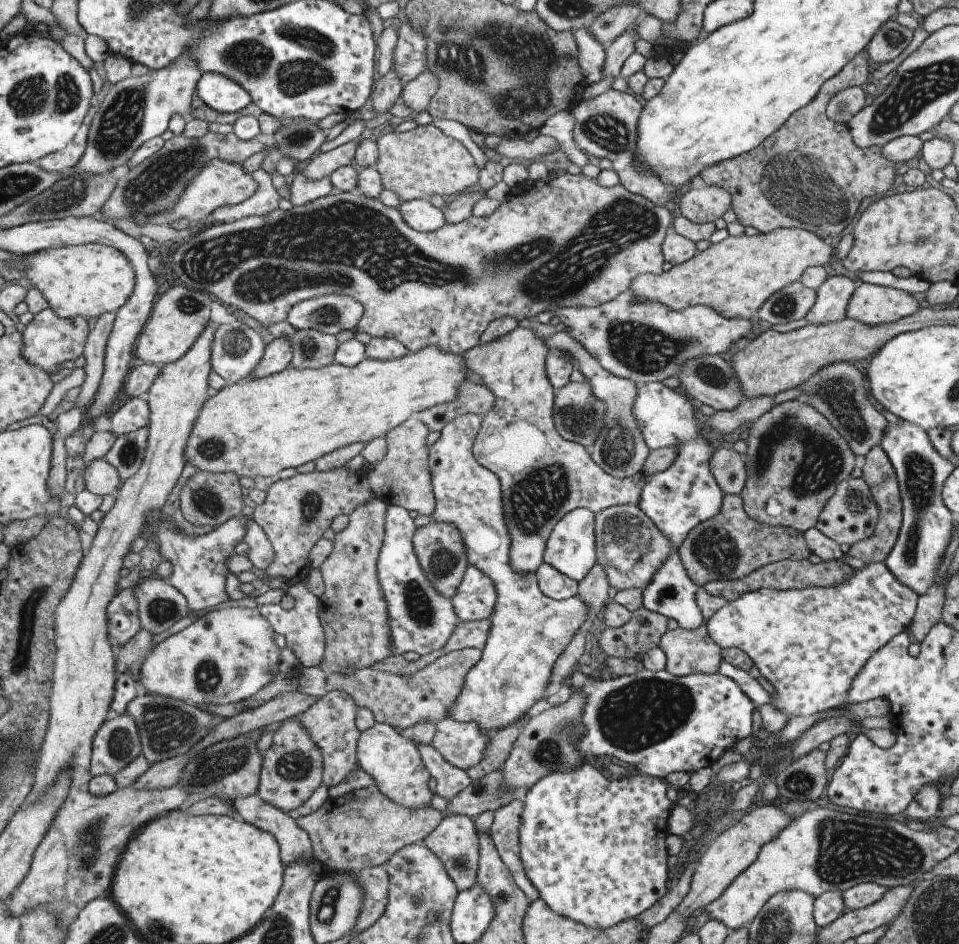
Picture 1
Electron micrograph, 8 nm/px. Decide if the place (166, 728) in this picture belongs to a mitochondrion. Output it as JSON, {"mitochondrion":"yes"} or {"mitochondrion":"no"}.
{"mitochondrion":"yes"}

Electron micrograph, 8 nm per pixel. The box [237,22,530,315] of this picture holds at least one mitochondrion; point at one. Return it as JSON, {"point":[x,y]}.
{"point":[297,138]}

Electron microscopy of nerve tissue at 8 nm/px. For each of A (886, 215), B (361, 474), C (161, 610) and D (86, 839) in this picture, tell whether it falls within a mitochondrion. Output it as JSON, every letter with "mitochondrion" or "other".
{"A":"other","B":"other","C":"mitochondrion","D":"mitochondrion"}

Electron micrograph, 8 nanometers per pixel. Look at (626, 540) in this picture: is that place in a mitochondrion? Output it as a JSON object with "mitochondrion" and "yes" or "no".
{"mitochondrion":"yes"}

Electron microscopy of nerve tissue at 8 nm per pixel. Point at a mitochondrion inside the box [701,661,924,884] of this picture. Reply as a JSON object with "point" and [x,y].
{"point":[799,783]}

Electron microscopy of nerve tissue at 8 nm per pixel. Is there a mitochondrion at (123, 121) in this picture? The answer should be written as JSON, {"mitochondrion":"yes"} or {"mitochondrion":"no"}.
{"mitochondrion":"yes"}

